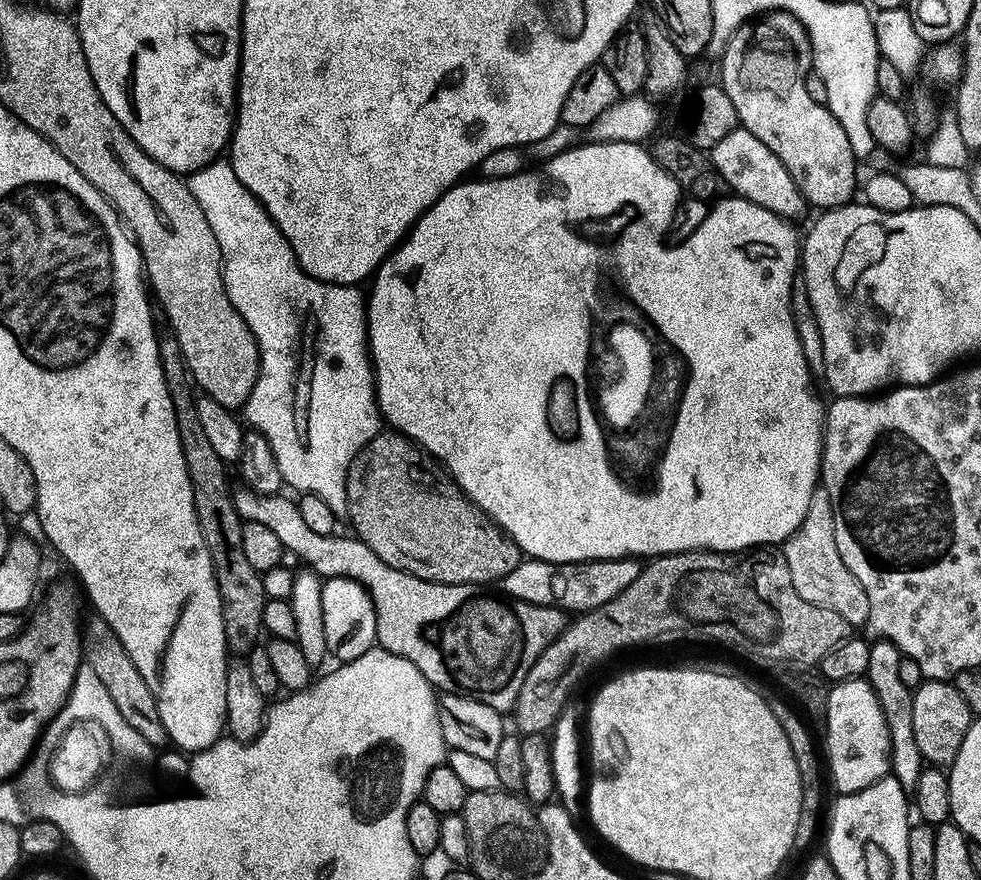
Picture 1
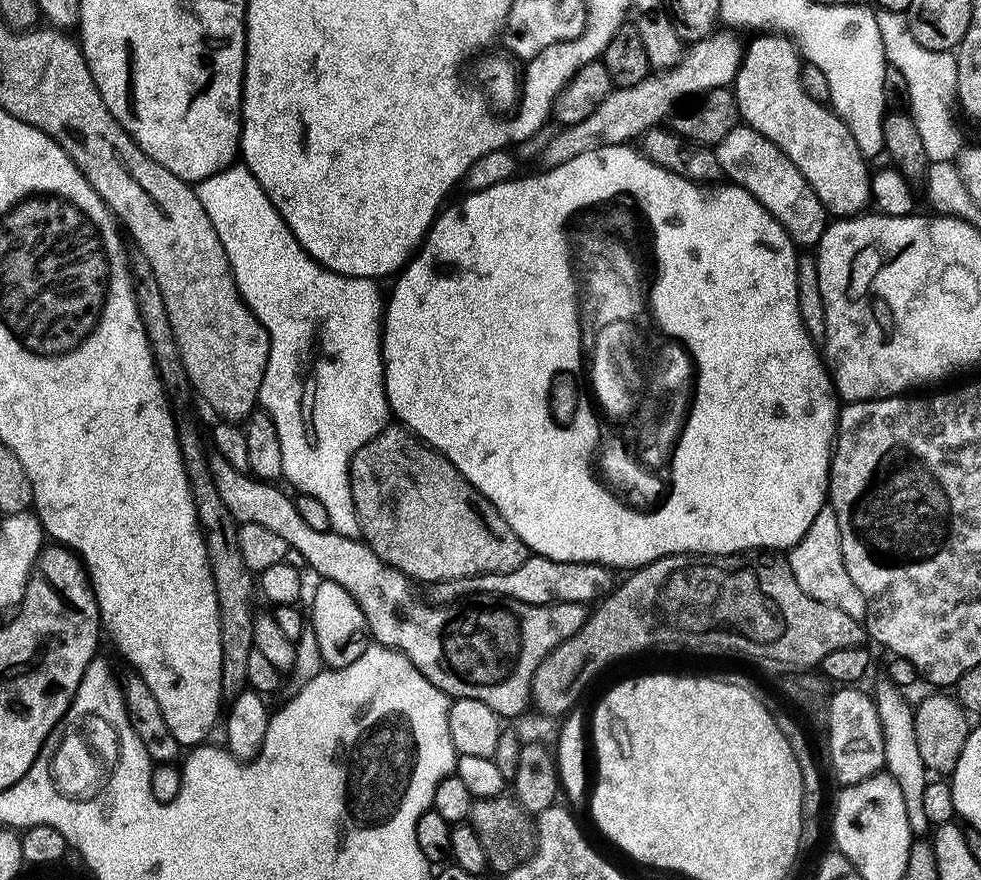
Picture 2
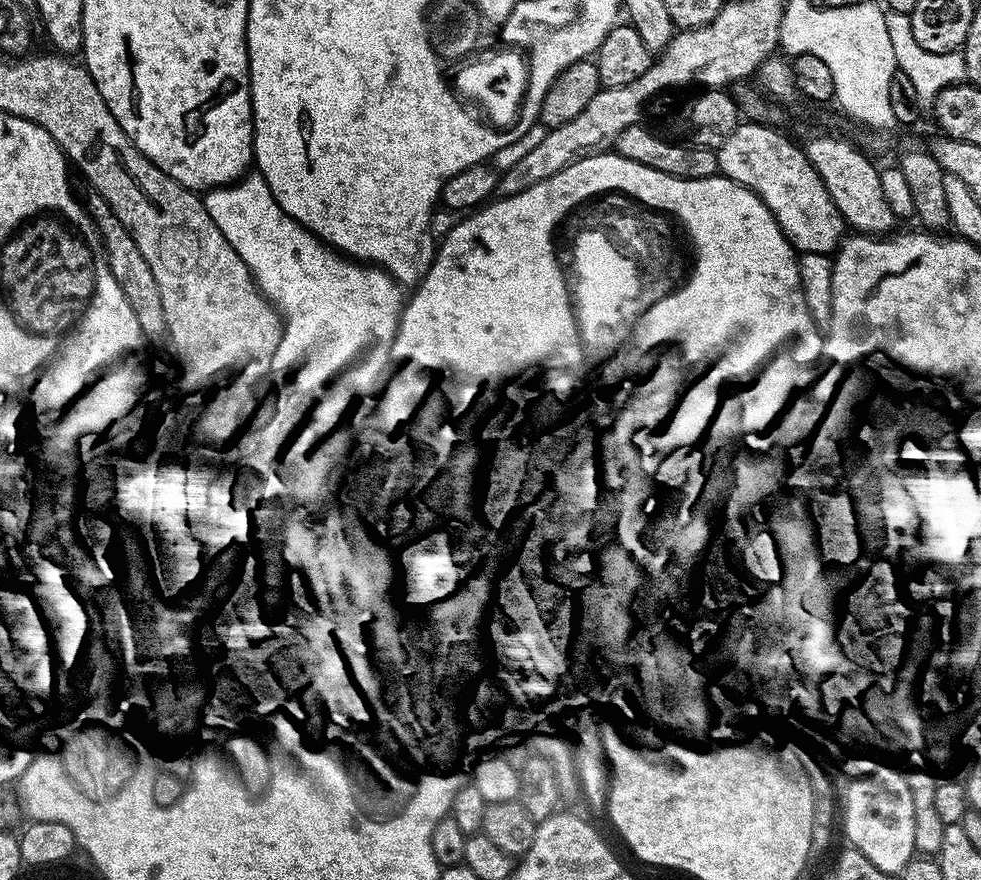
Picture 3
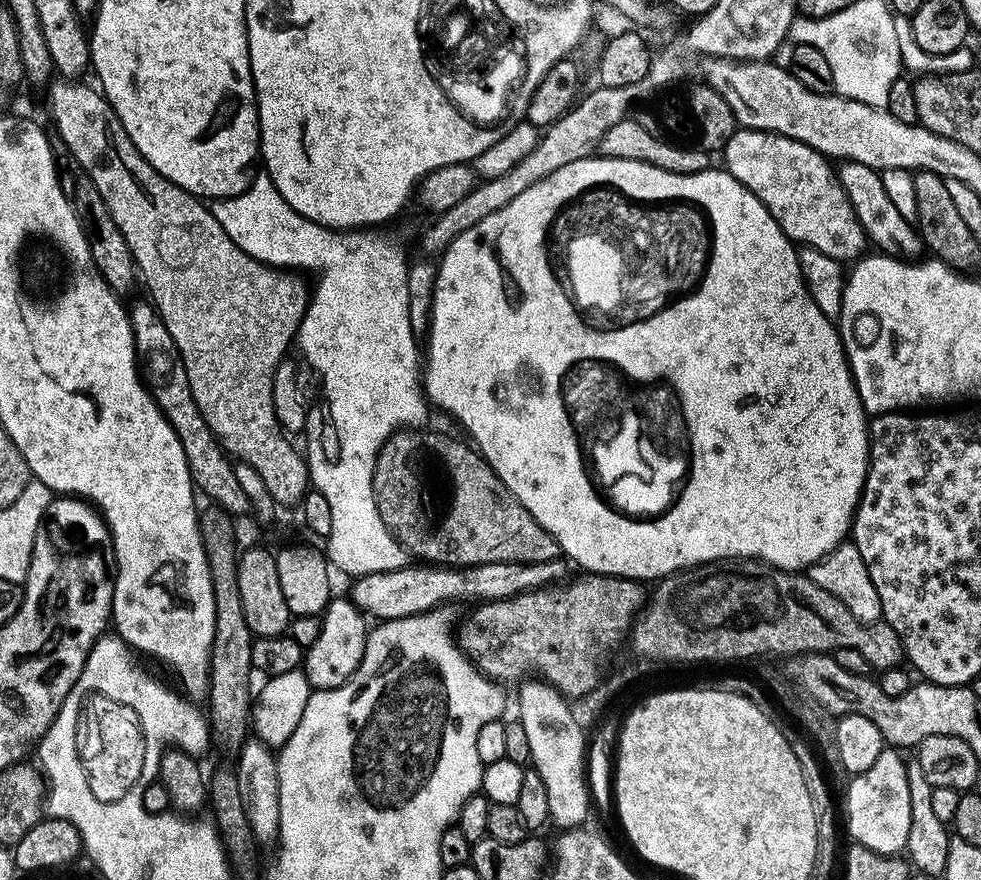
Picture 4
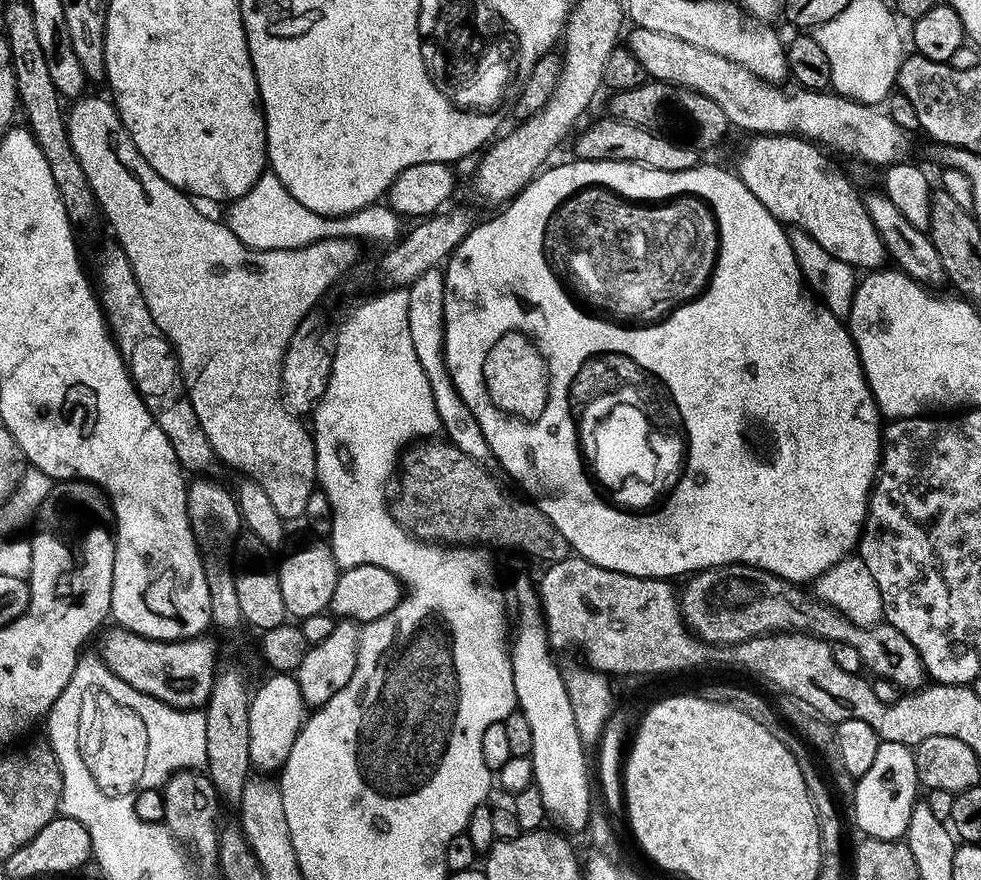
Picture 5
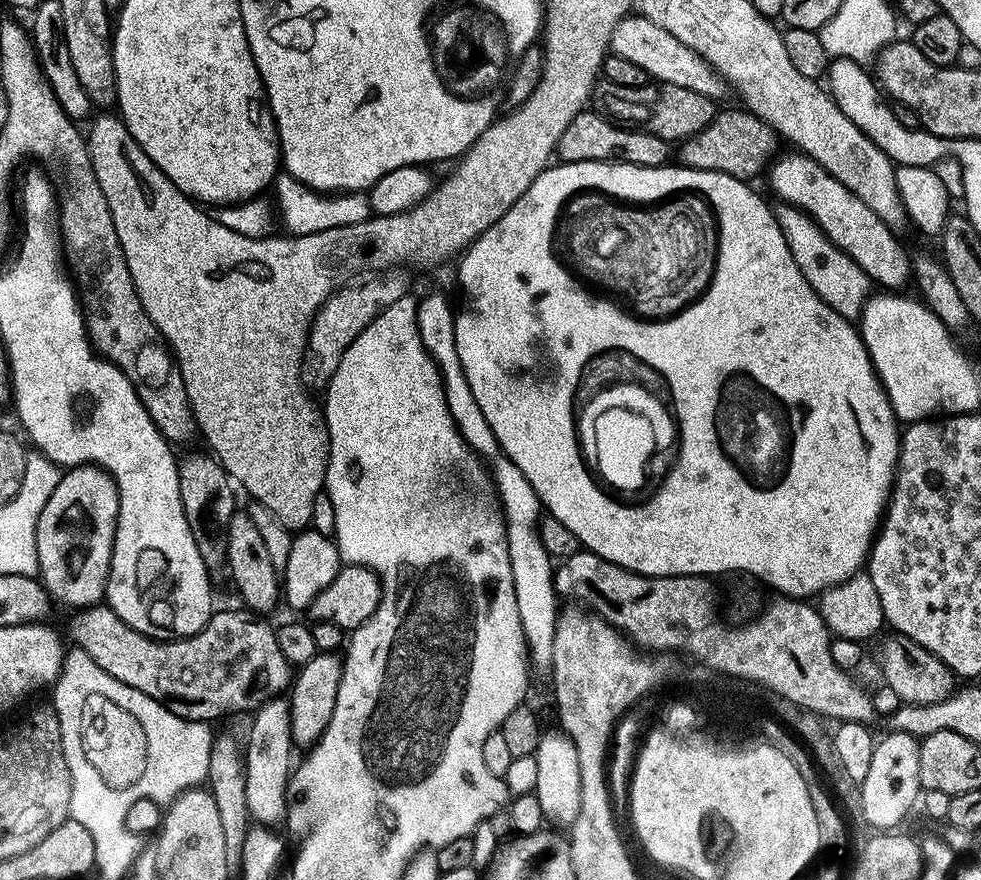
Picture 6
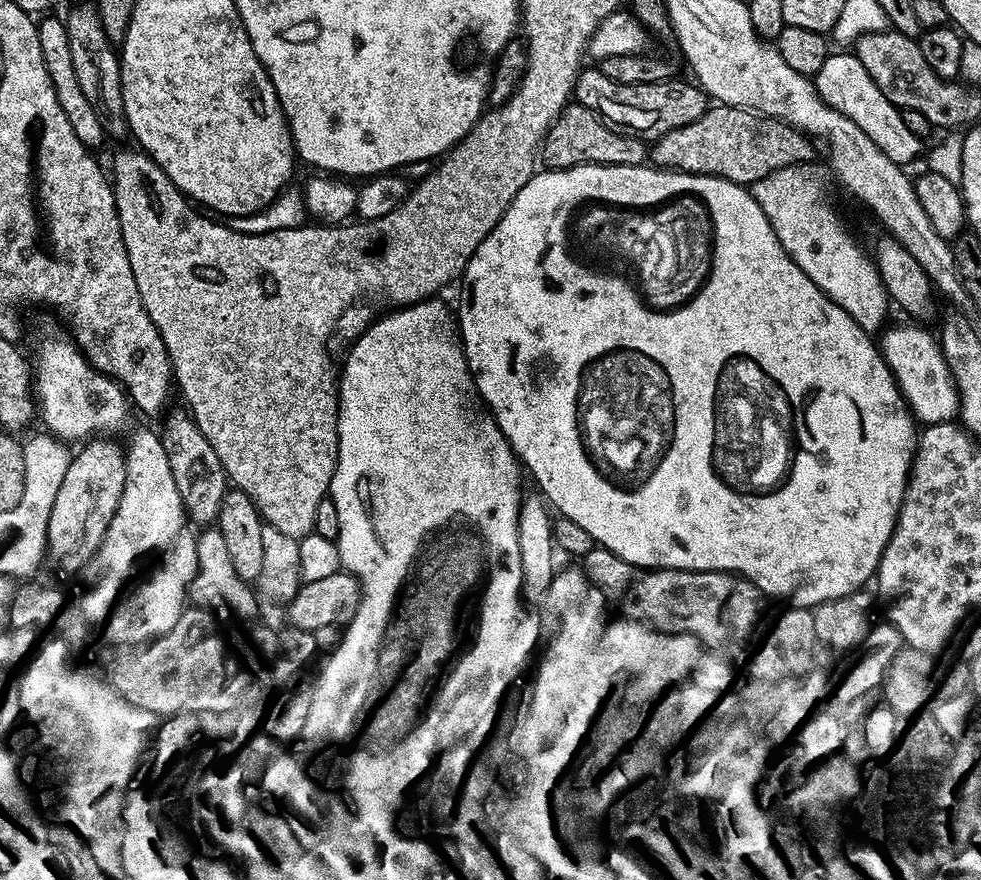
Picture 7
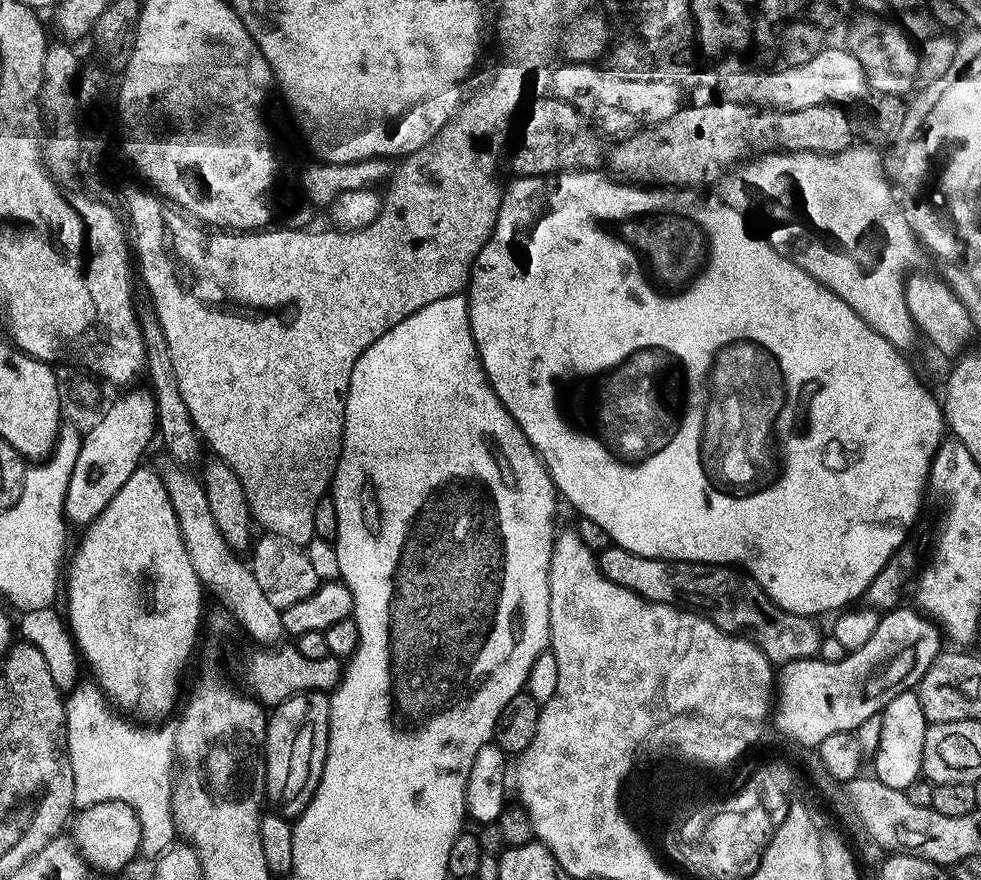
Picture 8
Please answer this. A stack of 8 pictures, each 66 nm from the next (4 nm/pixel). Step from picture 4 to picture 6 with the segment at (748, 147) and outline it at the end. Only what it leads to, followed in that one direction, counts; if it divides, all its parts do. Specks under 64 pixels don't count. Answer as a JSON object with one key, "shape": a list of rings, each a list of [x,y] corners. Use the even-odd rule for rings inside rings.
{"shape":[[[803,154],[792,155],[796,156],[777,155],[767,169],[766,177],[768,176],[768,184],[772,187],[773,194],[785,205],[798,208],[807,214],[824,231],[829,242],[838,246],[838,250],[842,250],[854,262],[858,262],[858,266],[868,275],[869,281],[876,283],[877,280],[881,284],[879,287],[884,290],[907,289],[904,287],[907,284],[909,287],[912,280],[912,260],[903,246],[896,241],[897,233],[889,228],[886,222],[882,222],[882,218],[878,218],[878,214],[874,214],[874,210],[870,210],[870,206],[866,206],[866,202],[862,202],[858,194],[850,194],[850,190],[846,190],[846,186],[842,186],[842,182],[838,182],[834,174],[818,166],[818,162]]]}

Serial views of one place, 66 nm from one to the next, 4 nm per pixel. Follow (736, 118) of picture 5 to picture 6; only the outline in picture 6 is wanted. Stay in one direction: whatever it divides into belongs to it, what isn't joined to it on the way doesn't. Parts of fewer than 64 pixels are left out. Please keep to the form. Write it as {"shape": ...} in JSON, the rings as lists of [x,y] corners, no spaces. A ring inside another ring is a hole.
{"shape":[[[639,14],[622,17],[618,26],[614,26],[614,34],[608,43],[611,55],[622,58],[643,70],[645,77],[661,84],[686,86],[686,90],[694,90],[707,96],[709,100],[723,101],[726,81],[718,75],[697,52],[690,50],[674,34],[662,30],[662,26],[654,26],[650,18]]]}

